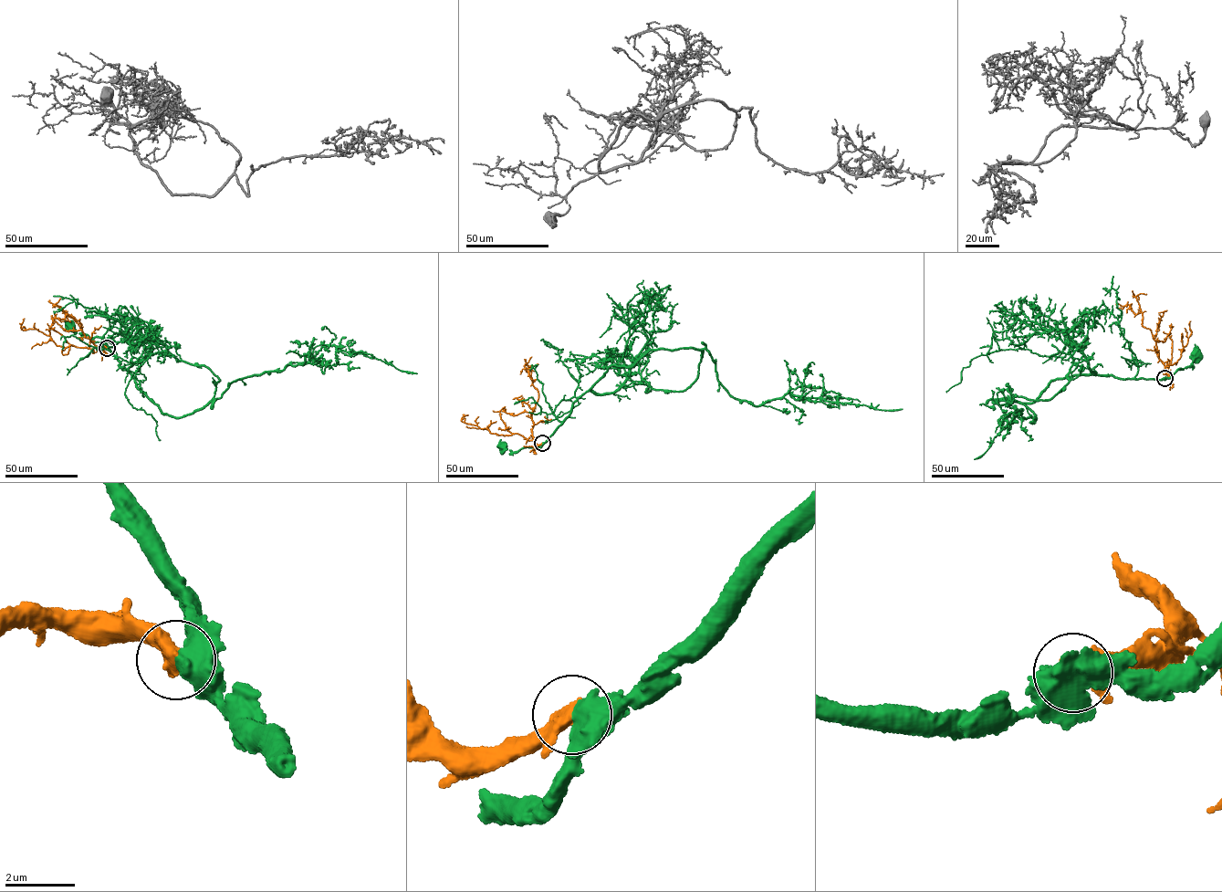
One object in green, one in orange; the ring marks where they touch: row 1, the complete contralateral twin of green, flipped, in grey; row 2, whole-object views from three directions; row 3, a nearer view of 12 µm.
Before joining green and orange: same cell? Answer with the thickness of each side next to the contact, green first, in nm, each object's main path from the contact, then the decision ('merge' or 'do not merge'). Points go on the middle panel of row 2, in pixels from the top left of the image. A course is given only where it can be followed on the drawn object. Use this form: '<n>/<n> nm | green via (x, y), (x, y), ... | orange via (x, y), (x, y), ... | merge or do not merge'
900/400 nm | green via (542, 443), (541, 446), (524, 447), (514, 452), (503, 446) | orange via (542, 443), (537, 445), (532, 435), (531, 414), (538, 394), (524, 366), (531, 357) | merge

